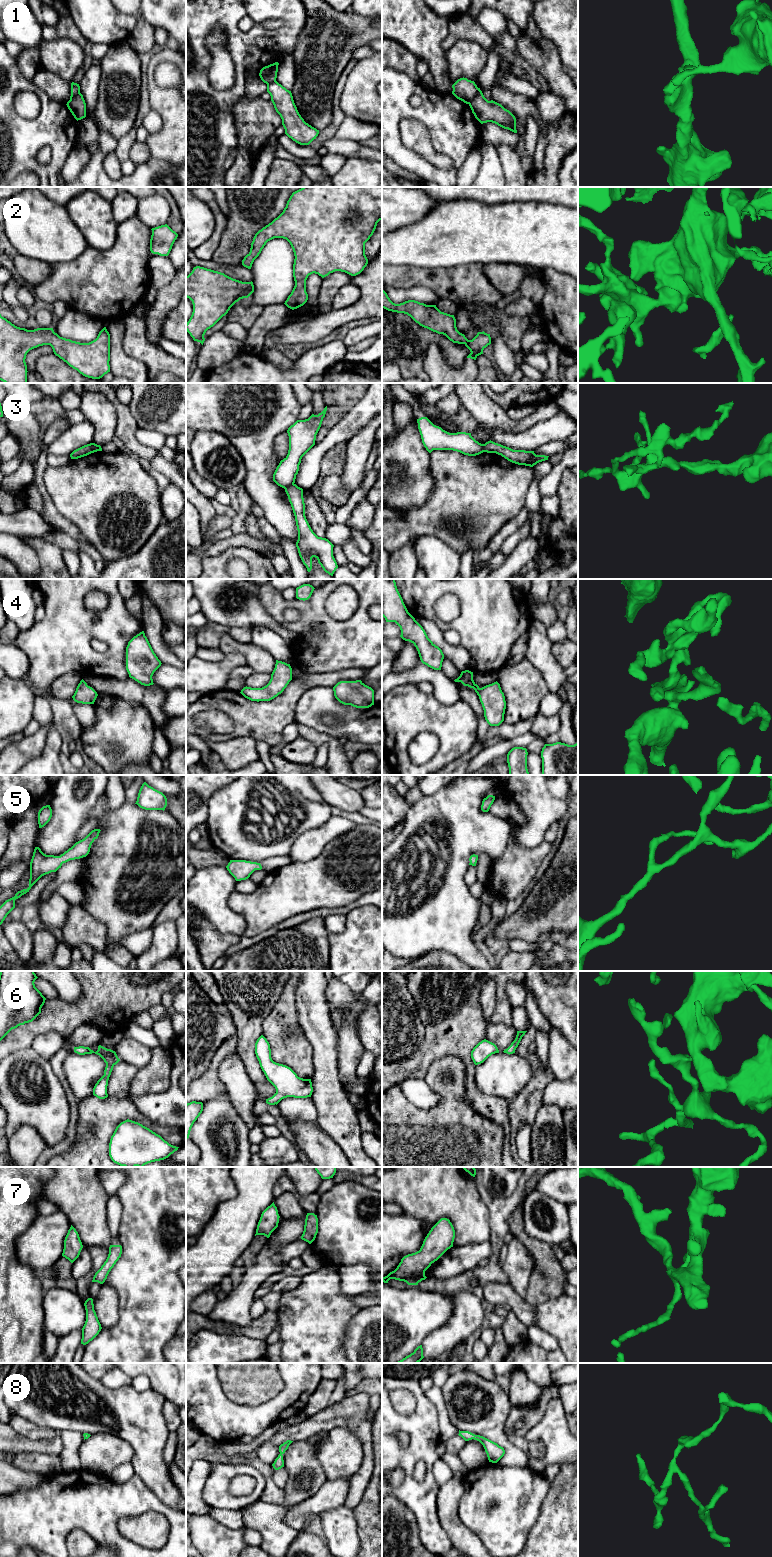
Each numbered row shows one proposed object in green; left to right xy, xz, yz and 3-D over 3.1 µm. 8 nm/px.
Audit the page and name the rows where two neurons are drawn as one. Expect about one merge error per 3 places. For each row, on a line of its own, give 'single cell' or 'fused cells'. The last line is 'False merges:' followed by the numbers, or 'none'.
1: fused cells
2: single cell
3: fused cells
4: single cell
5: single cell
6: single cell
7: single cell
8: single cell
False merges: 1, 3

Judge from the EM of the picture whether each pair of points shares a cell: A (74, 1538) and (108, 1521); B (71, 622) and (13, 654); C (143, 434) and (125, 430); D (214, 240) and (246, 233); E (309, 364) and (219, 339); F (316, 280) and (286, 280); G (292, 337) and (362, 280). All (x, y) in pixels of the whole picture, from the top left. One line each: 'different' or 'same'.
A: different
B: different
C: different
D: different
E: different
F: different
G: same

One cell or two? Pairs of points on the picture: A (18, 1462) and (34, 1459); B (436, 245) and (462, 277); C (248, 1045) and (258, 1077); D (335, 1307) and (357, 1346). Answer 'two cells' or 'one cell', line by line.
A: one cell
B: two cells
C: one cell
D: two cells

